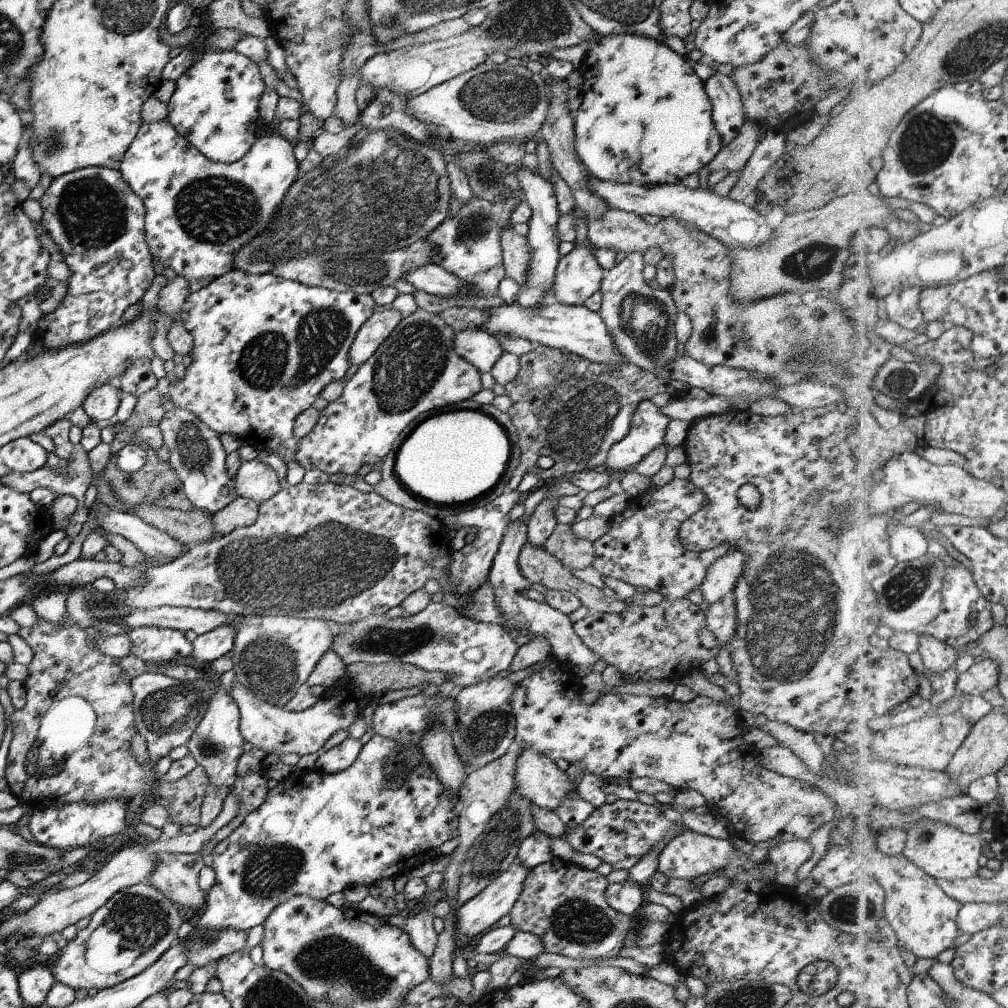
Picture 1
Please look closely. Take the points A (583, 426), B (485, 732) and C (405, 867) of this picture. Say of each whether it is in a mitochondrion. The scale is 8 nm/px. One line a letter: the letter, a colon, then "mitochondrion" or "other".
A: mitochondrion
B: mitochondrion
C: other

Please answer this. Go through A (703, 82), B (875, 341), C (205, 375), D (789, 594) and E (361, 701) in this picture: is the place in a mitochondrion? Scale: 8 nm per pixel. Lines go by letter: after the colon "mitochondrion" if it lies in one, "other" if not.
A: other
B: other
C: other
D: mitochondrion
E: other

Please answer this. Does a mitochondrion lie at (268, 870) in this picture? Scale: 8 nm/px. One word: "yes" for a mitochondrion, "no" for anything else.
yes

